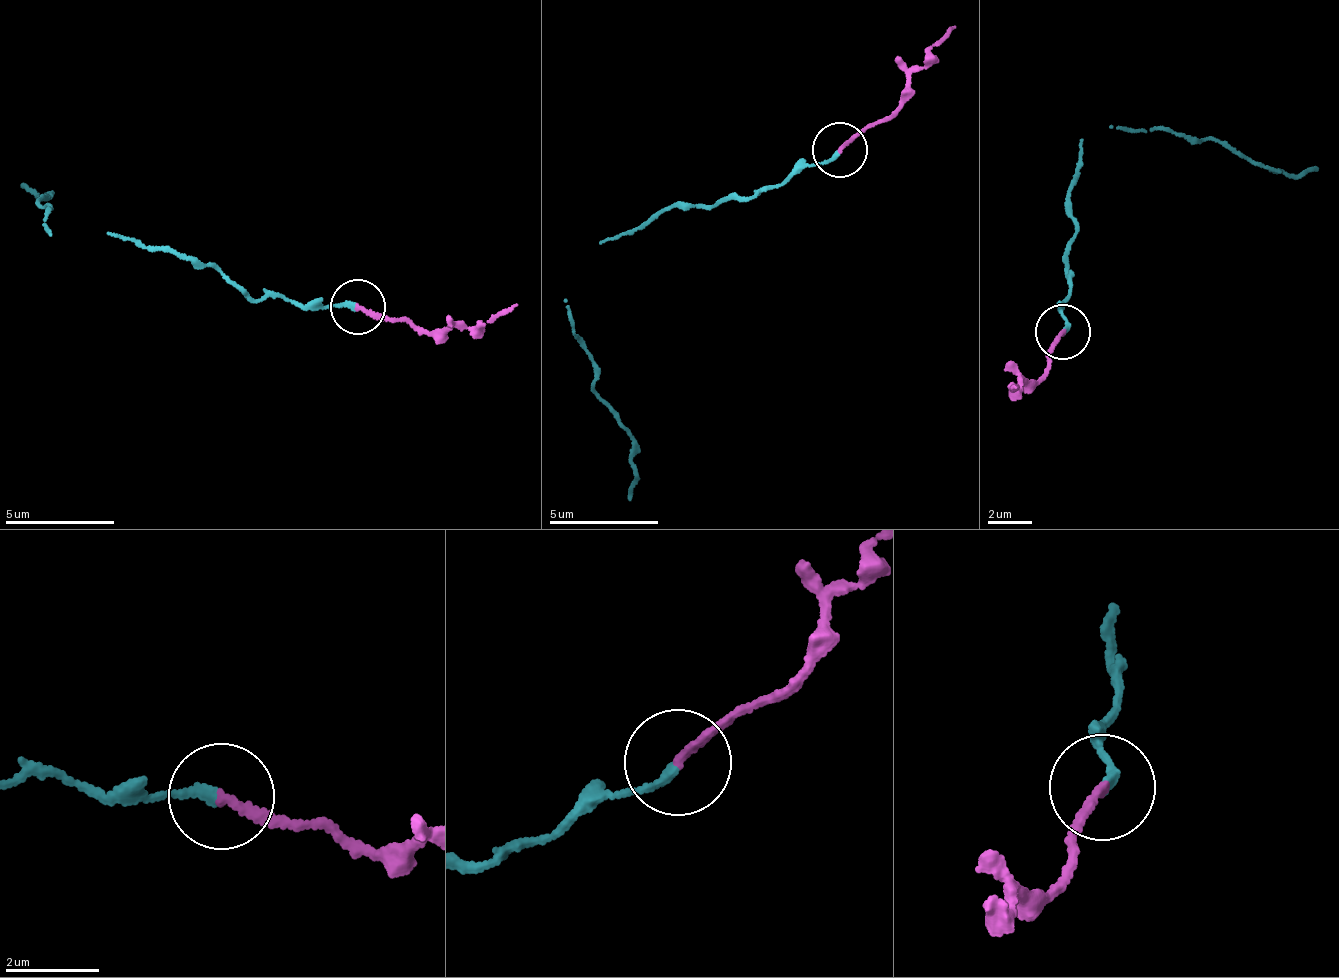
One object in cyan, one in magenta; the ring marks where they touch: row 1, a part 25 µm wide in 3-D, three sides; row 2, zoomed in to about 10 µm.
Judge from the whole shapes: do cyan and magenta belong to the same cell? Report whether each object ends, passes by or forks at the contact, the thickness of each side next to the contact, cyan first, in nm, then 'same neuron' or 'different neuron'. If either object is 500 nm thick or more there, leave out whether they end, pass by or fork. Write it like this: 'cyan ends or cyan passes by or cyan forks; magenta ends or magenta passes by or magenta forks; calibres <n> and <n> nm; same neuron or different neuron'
cyan ends; magenta ends; calibres 200 and 190 nm; same neuron

